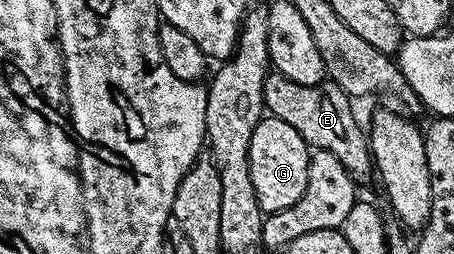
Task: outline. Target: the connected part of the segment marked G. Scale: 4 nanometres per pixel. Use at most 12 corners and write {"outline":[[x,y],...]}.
{"outline":[[268,114],[250,138],[250,176],[266,214],[306,190],[310,146]]}

